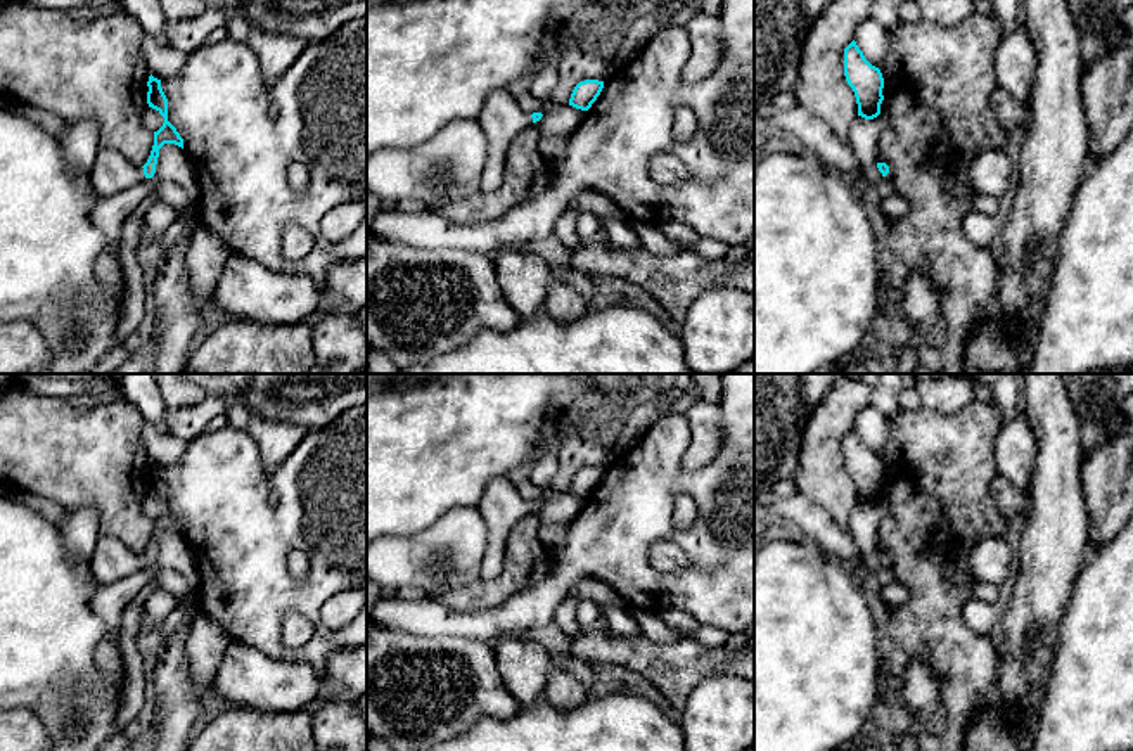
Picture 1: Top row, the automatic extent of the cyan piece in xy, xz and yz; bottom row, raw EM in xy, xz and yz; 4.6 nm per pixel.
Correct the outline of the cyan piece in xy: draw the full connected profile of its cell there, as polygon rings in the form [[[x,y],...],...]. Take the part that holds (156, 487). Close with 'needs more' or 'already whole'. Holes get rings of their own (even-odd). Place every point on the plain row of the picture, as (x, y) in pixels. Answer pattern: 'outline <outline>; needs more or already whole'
outline [[[149,464],[147,491],[163,505],[163,514],[154,519],[154,533],[144,554],[131,552],[121,540],[100,535],[95,545],[90,568],[99,583],[112,583],[125,576],[140,571],[144,566],[152,566],[159,545],[159,536],[164,531],[175,531],[183,536],[183,526],[176,516],[168,509],[168,486],[161,476],[161,467]]]; needs more

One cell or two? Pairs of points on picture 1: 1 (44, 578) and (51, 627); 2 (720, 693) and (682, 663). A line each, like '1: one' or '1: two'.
1: one
2: two

